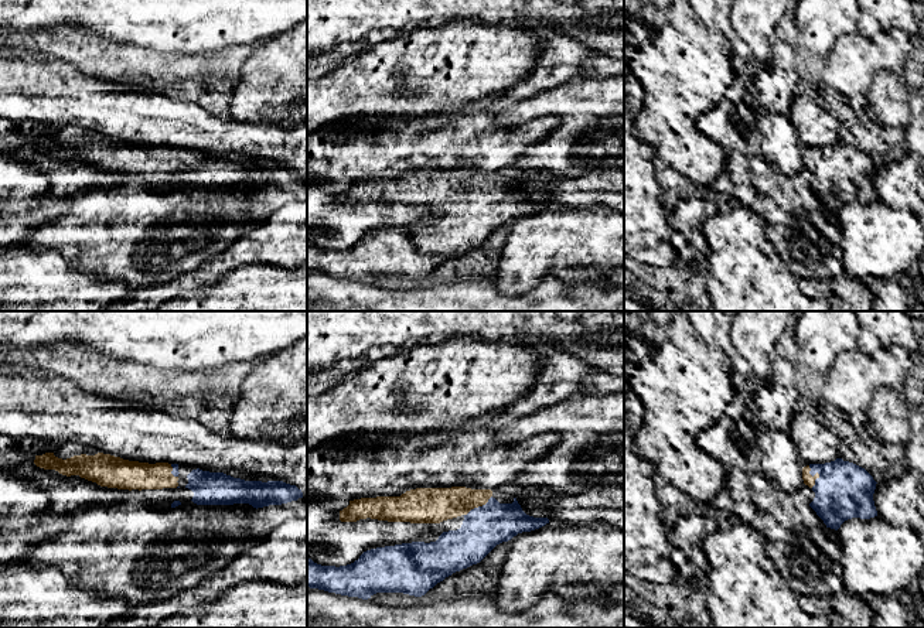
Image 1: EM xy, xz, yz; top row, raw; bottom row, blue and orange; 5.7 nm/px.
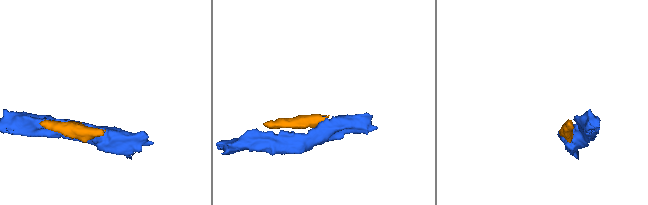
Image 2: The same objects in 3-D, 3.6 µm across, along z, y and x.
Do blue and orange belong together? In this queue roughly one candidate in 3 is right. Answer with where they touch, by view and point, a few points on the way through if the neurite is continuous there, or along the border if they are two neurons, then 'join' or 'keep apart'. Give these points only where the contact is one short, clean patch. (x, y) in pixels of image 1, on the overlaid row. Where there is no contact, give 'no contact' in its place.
contact yz (817, 471); way yz (844, 490), (825, 480), (817, 471), (808, 480); join

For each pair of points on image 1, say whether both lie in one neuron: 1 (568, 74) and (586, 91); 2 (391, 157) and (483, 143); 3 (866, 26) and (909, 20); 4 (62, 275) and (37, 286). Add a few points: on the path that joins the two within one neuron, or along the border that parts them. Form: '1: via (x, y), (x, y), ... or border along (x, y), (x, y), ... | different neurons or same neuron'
1: border along (589, 74), (542, 91) | different neurons
2: via (413, 144), (460, 144) | same neuron
3: via (876, 17), (899, 17) | same neuron
4: via (57, 280), (51, 286), (43, 286) | same neuron

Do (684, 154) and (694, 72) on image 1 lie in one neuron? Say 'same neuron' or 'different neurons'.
same neuron

